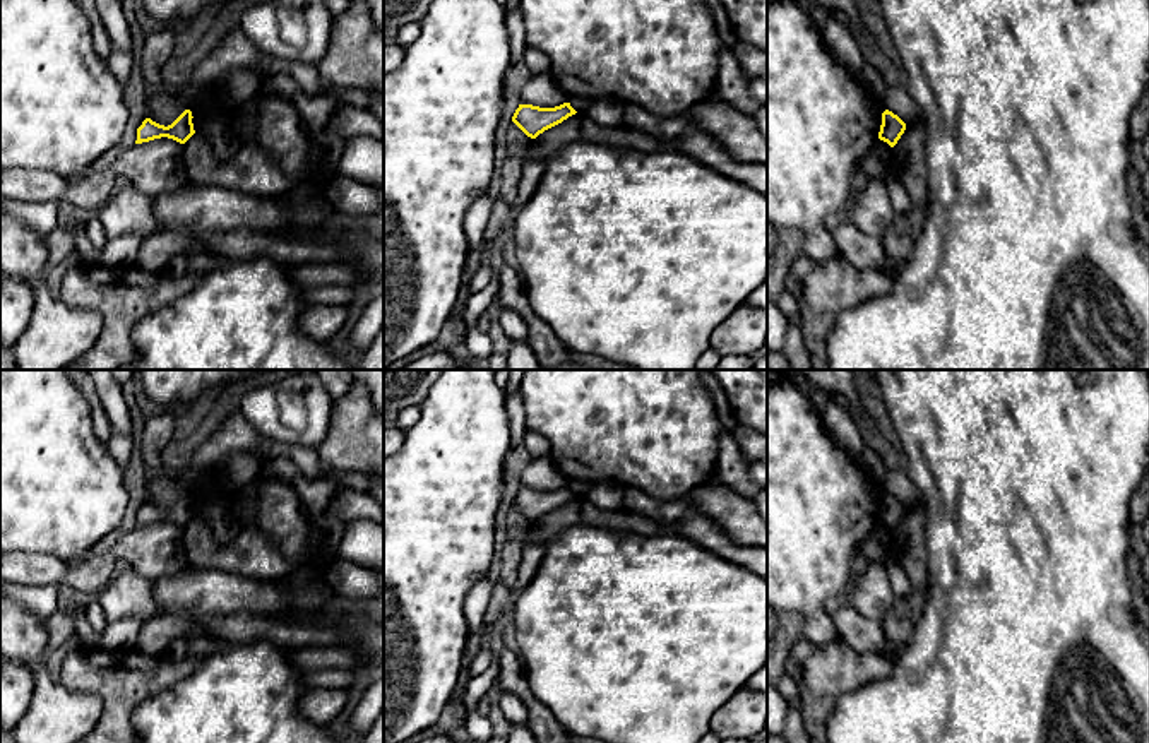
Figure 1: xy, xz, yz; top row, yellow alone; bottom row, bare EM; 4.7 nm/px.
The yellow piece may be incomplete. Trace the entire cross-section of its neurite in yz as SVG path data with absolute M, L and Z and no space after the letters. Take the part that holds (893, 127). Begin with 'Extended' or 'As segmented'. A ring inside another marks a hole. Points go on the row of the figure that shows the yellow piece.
As segmented. M889 110L882 113L882 125L878 132L880 140L894 147L901 139L901 135L904 134L904 130L906 130L906 123L897 115L894 115Z

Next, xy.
As segmented. M185 110L171 125L164 127L151 118L146 118L137 128L135 144L149 142L154 139L168 137L180 144L185 144L193 134L192 111Z

